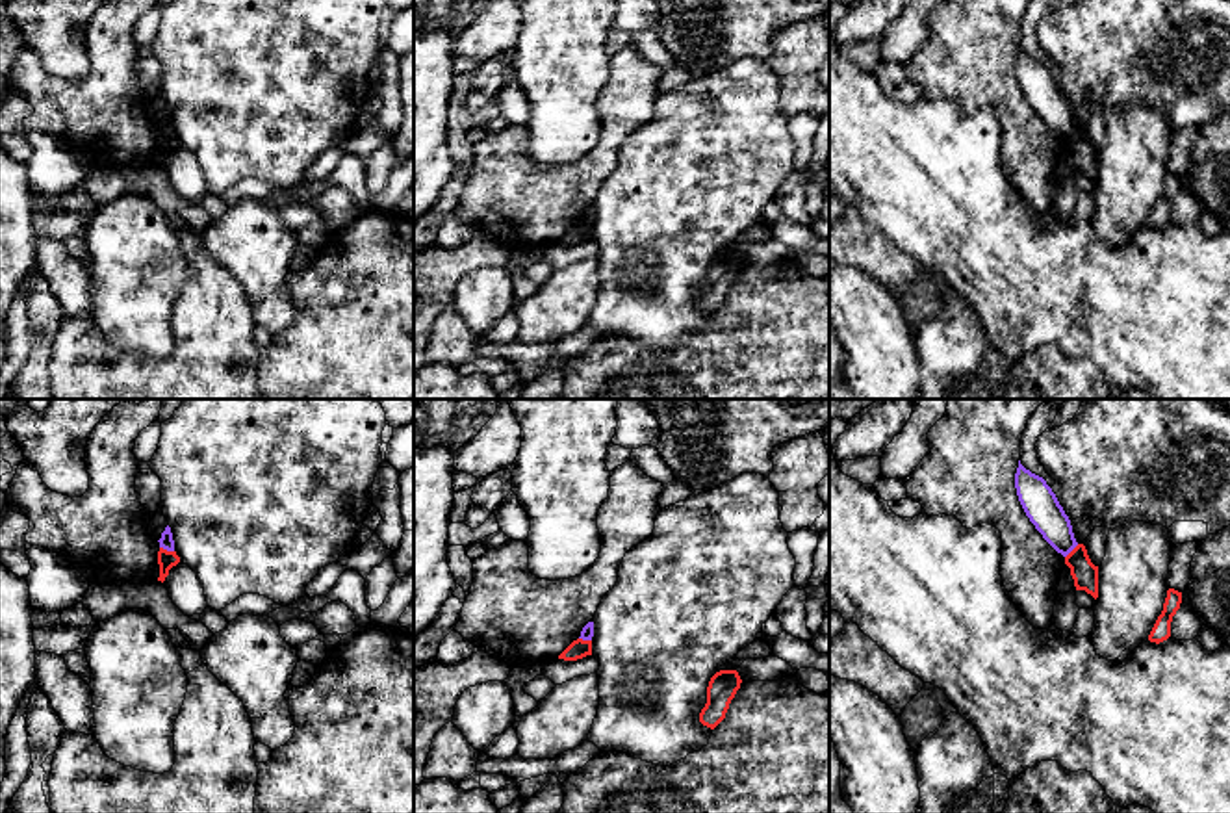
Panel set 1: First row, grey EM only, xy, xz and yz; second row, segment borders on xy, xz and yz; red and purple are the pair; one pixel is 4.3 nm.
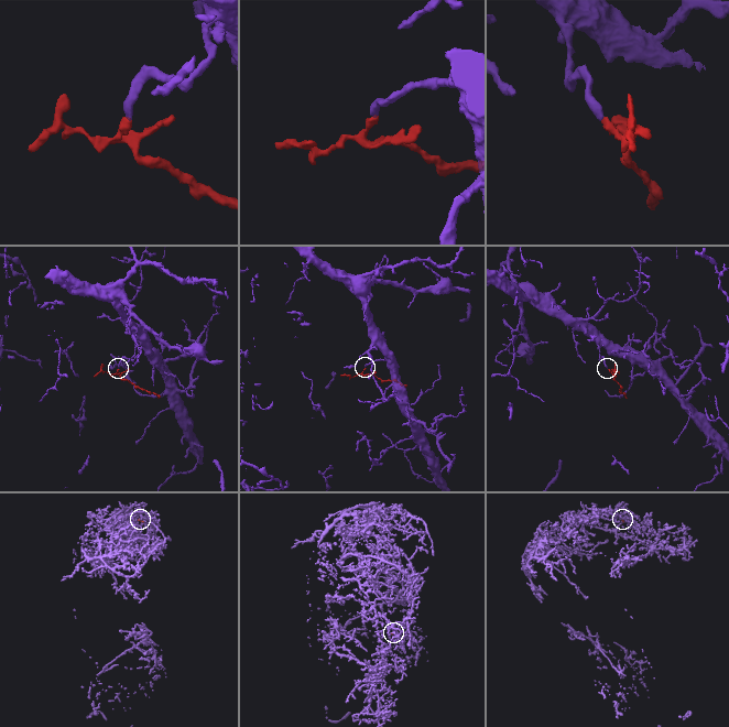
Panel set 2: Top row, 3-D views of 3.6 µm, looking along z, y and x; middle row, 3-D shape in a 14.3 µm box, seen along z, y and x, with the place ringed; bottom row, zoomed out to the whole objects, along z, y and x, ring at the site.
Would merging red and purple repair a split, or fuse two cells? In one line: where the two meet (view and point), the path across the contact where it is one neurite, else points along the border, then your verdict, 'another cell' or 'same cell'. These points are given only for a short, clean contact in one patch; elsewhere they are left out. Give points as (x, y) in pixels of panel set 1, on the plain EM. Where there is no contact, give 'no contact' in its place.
meets red in xy at (166, 134); border along xy (160, 130), (173, 136); another cell

